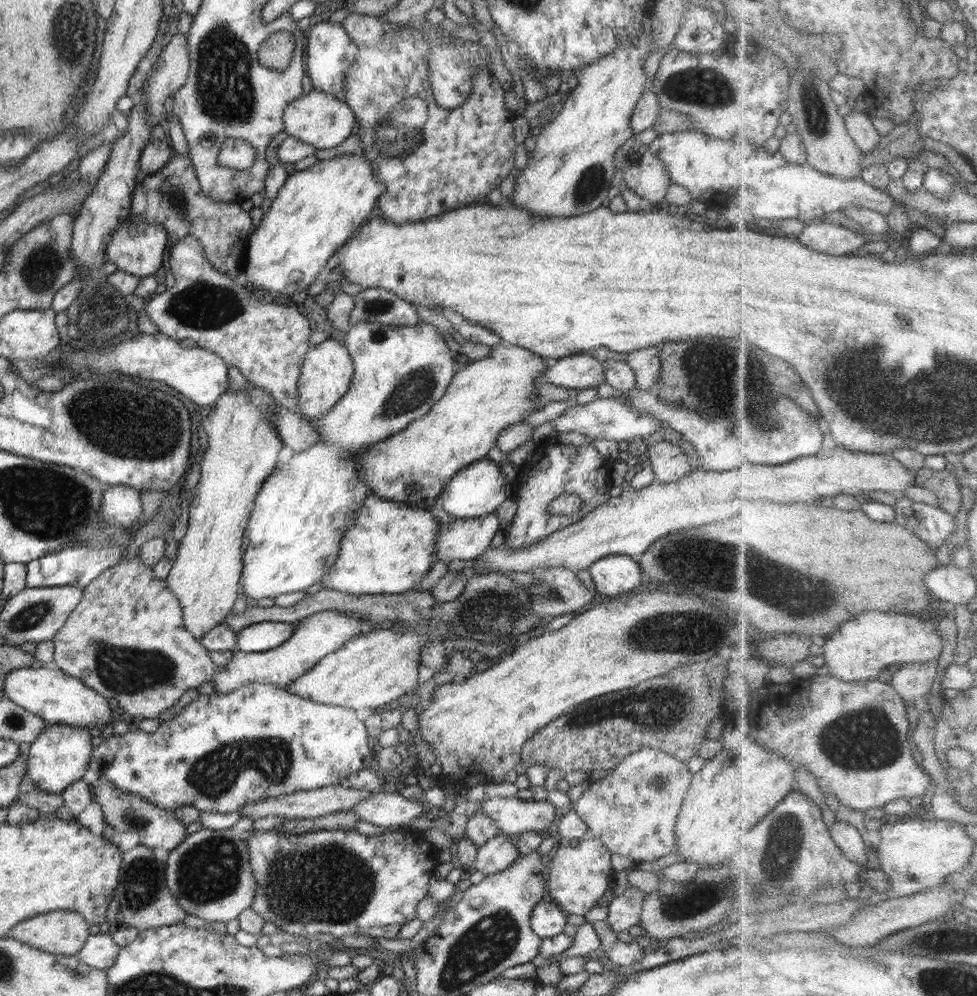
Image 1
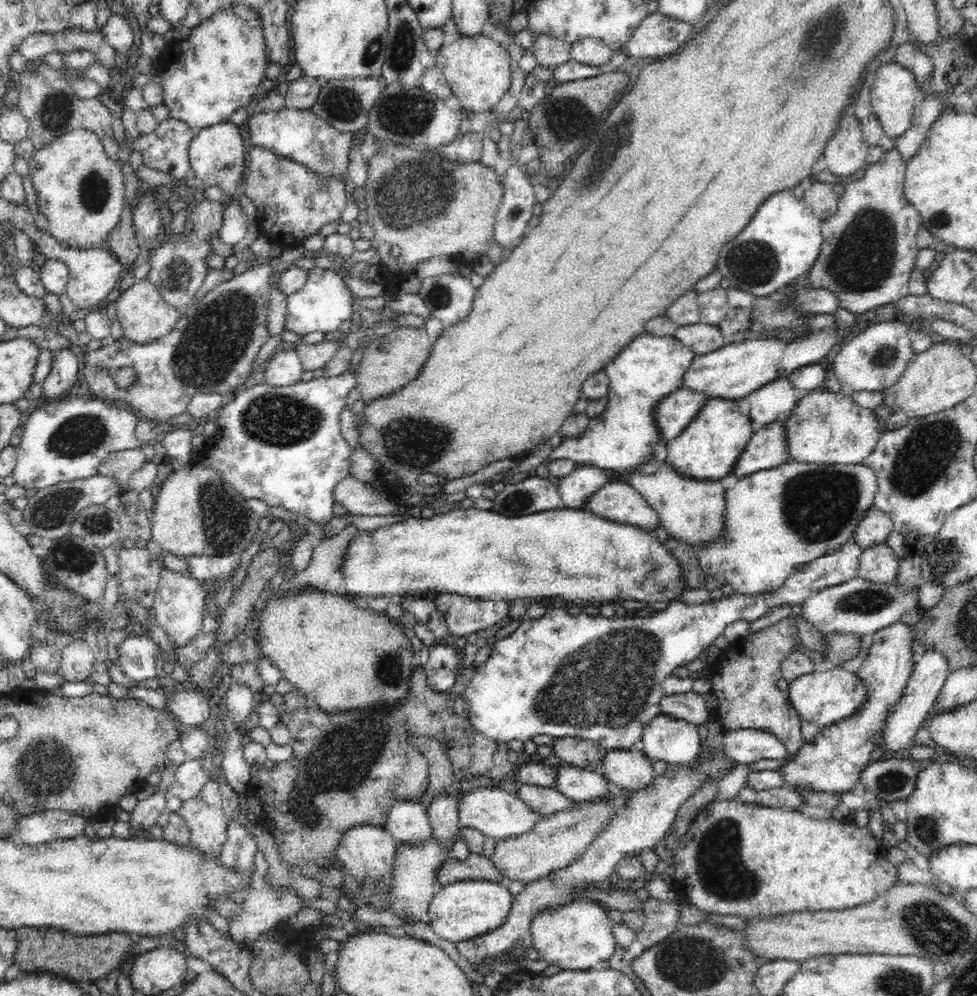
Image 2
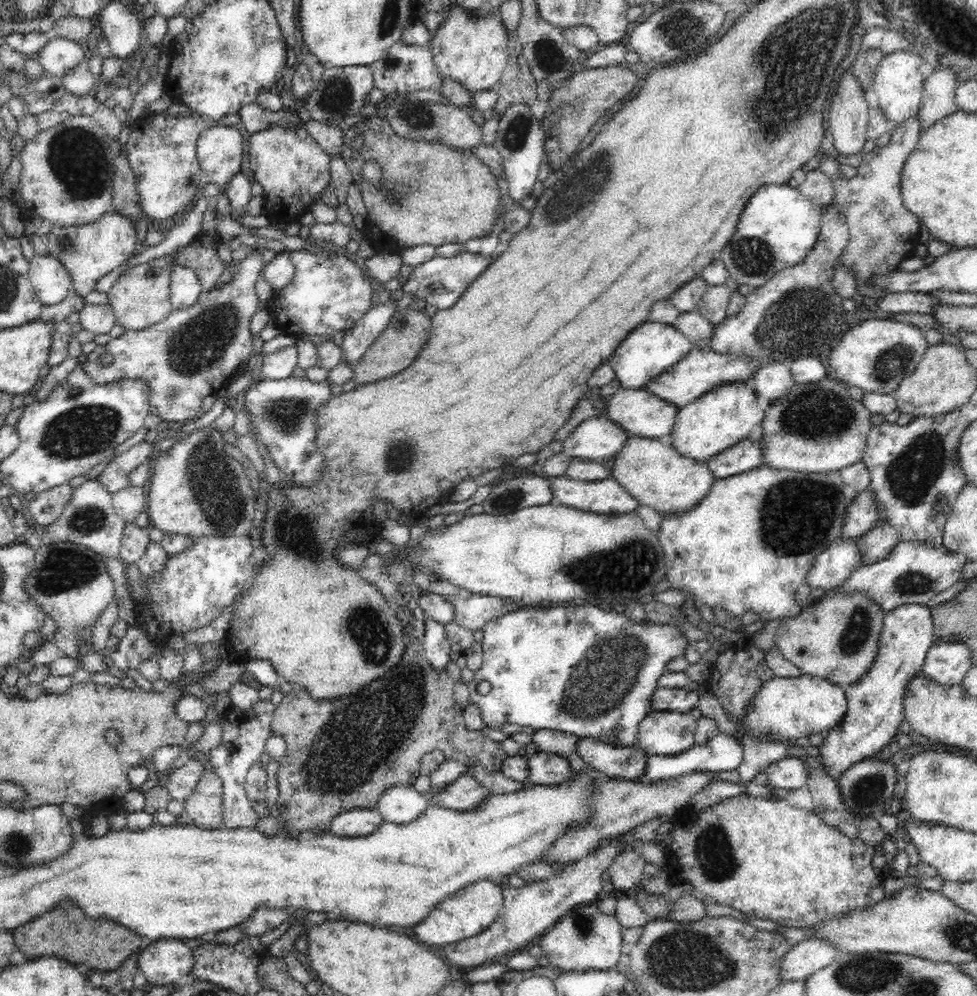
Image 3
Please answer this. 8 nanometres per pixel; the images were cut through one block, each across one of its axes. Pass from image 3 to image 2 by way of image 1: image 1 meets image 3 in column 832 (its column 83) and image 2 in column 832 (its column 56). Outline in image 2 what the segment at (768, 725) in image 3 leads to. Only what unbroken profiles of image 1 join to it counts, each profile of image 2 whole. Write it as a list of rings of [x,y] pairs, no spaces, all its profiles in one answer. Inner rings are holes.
[[[836,667],[826,672],[812,672],[790,682],[790,689],[786,693],[791,706],[802,721],[810,721],[821,728],[833,728],[860,710],[861,703],[866,698],[866,687],[856,674],[847,672],[844,668]]]

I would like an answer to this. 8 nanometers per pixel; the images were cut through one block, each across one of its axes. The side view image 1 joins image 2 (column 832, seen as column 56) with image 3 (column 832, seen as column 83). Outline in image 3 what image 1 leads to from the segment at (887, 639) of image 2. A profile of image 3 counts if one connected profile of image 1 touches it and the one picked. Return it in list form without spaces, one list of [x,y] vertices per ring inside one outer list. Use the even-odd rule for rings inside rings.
[[[910,602],[910,604],[902,604],[902,606],[898,606],[898,608],[894,608],[894,610],[885,614],[876,662],[858,682],[844,688],[847,697],[846,715],[843,716],[838,728],[825,733],[825,737],[819,745],[819,750],[815,752],[823,762],[829,776],[838,776],[839,778],[856,762],[872,758],[880,750],[884,751],[886,744],[890,744],[896,738],[899,733],[899,725],[905,720],[903,714],[904,698],[909,690],[911,679],[921,674],[927,652],[933,646],[935,640],[933,616],[927,605]]]

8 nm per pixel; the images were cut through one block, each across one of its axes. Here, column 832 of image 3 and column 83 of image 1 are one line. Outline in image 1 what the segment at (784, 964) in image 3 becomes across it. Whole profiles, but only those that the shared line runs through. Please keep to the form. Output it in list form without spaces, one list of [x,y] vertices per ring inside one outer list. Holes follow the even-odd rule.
[[[98,933],[88,936],[77,956],[88,966],[105,971],[114,966],[120,949],[121,947],[112,939],[111,933]]]

